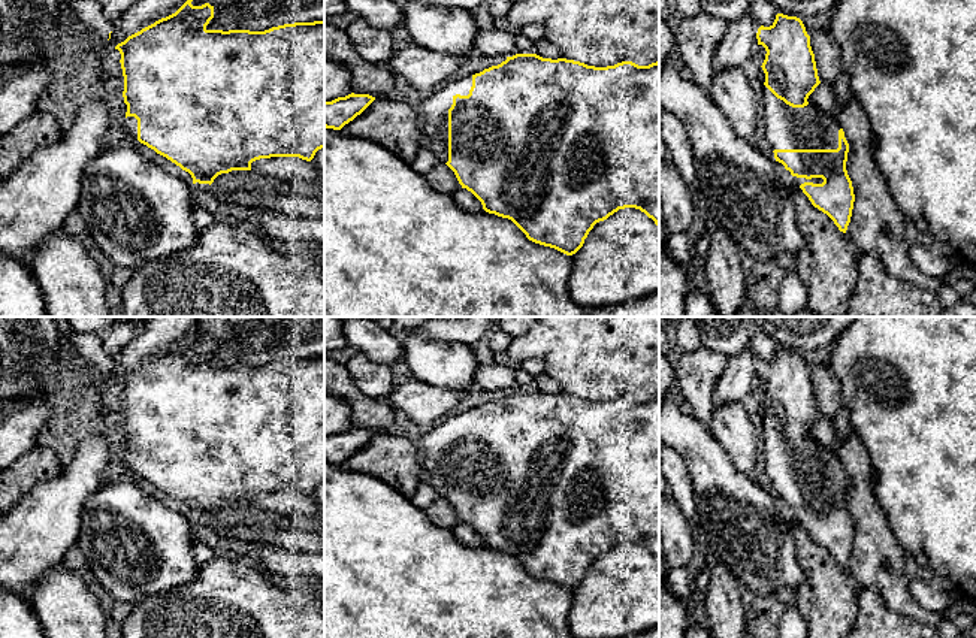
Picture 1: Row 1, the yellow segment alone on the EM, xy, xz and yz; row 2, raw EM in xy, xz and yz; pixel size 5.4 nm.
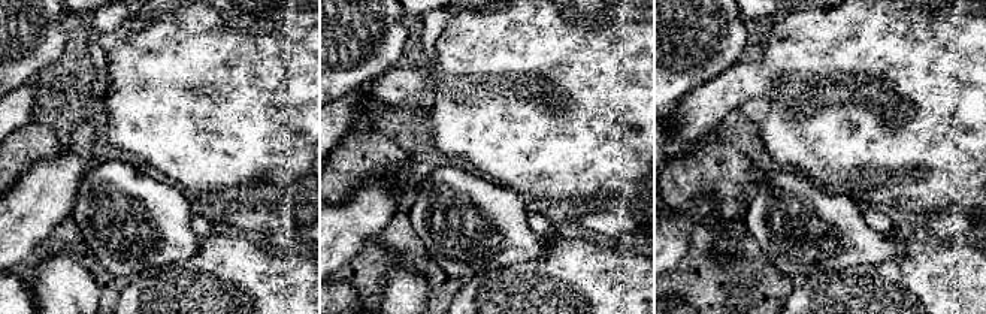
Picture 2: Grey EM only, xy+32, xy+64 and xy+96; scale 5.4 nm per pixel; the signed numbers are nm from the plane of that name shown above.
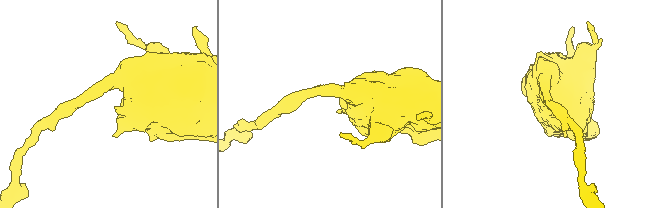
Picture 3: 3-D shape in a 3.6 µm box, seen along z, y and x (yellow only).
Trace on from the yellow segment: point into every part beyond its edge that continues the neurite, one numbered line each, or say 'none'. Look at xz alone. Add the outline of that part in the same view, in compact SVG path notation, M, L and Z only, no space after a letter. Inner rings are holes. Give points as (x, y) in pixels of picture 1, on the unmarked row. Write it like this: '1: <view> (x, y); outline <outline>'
1: xz (435, 444); outline M472 409L460 412L442 421L423 436L417 447L424 453L421 481L433 487L439 498L448 496L448 444L456 429L468 430L472 421Z

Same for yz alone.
1: yz (785, 462); outline M764 418L764 468L773 484L837 484L838 454L830 453L818 445L815 439L792 442L777 433Z

